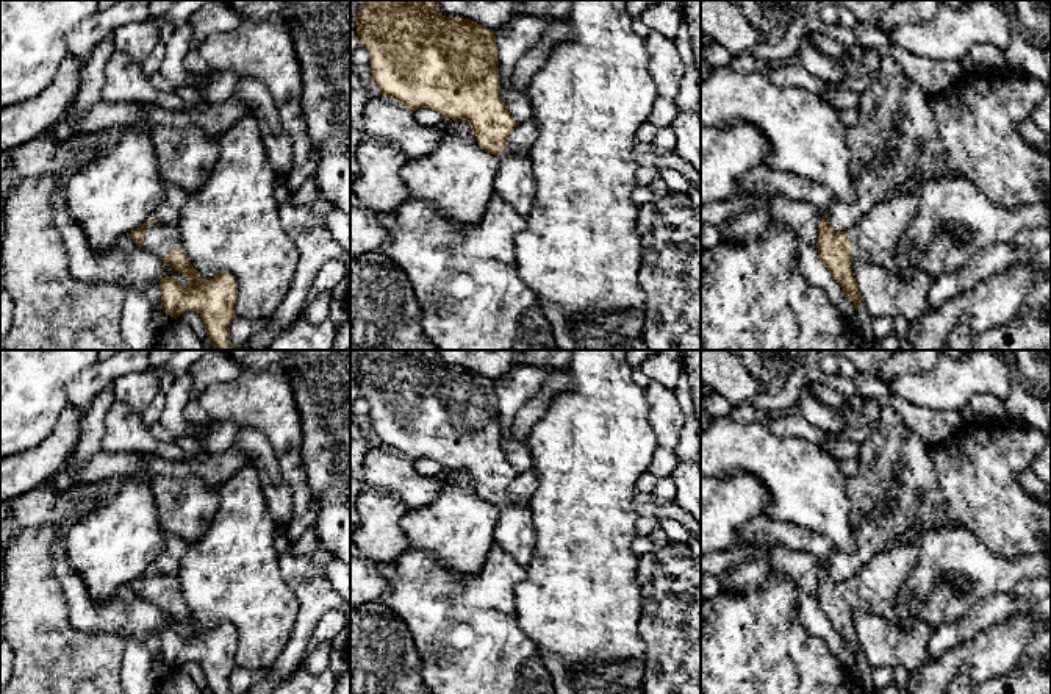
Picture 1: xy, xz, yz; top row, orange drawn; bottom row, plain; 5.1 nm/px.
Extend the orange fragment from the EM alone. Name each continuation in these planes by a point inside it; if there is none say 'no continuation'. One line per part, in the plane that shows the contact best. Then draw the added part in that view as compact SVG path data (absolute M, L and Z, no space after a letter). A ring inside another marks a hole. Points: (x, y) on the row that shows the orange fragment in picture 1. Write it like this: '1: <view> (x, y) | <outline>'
1: yz (976, 116) | M982 72L957 75L943 92L931 97L935 127L943 145L942 155L921 152L907 189L898 191L863 214L845 231L856 245L854 261L891 267L898 242L918 214L913 184L932 177L962 177L1001 208L1045 203L1045 189L1051 188L1051 156L1028 144L1015 130L1031 120L1034 108L1046 97L1048 86L1024 73Z

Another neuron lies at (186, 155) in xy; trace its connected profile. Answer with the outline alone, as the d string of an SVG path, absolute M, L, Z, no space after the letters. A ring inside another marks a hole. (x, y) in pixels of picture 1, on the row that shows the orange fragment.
M150 127L163 177L167 183L192 194L211 175L219 158L219 142L200 127Z

